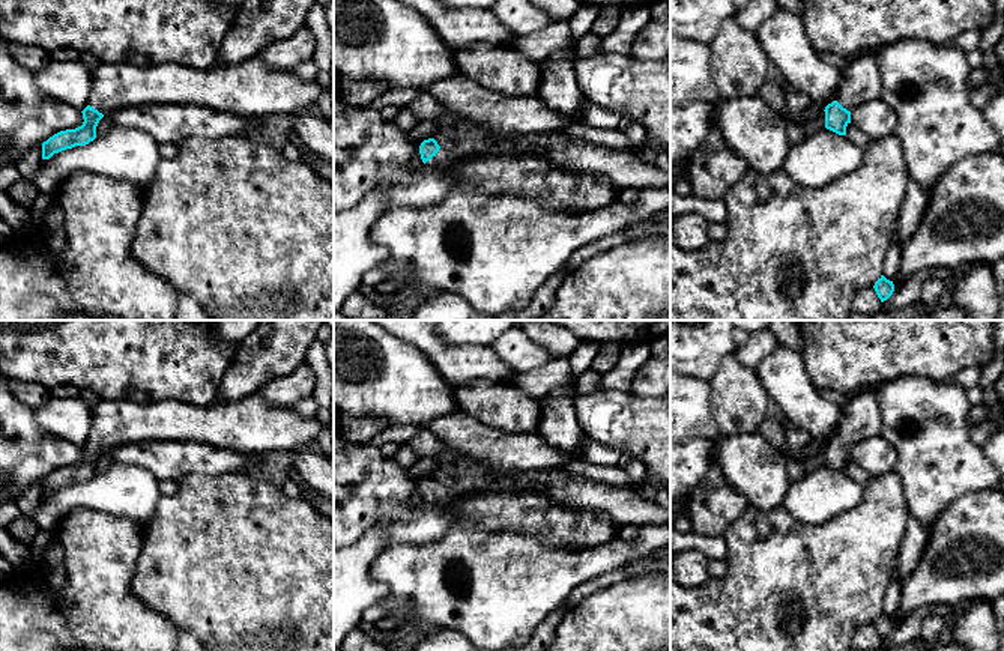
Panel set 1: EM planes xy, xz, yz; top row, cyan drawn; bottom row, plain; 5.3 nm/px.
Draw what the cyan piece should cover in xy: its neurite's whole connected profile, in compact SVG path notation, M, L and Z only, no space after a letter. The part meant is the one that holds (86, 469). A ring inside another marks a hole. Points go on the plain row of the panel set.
M260 392L206 406L165 398L129 401L101 398L92 406L93 424L83 462L54 471L42 480L50 496L96 475L99 457L113 448L149 441L200 441L246 456L268 451L296 451L317 442L325 422L304 416L295 407L268 403Z

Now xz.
M472 463L463 477L452 480L448 486L440 484L434 475L424 477L419 483L421 496L428 505L446 508L464 496L488 487L496 480L516 477L516 474L508 472L494 477L485 469L482 465Z

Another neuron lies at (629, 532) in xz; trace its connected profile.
M624 525L619 528L618 538L625 543L634 543L640 535L640 529L639 525Z

